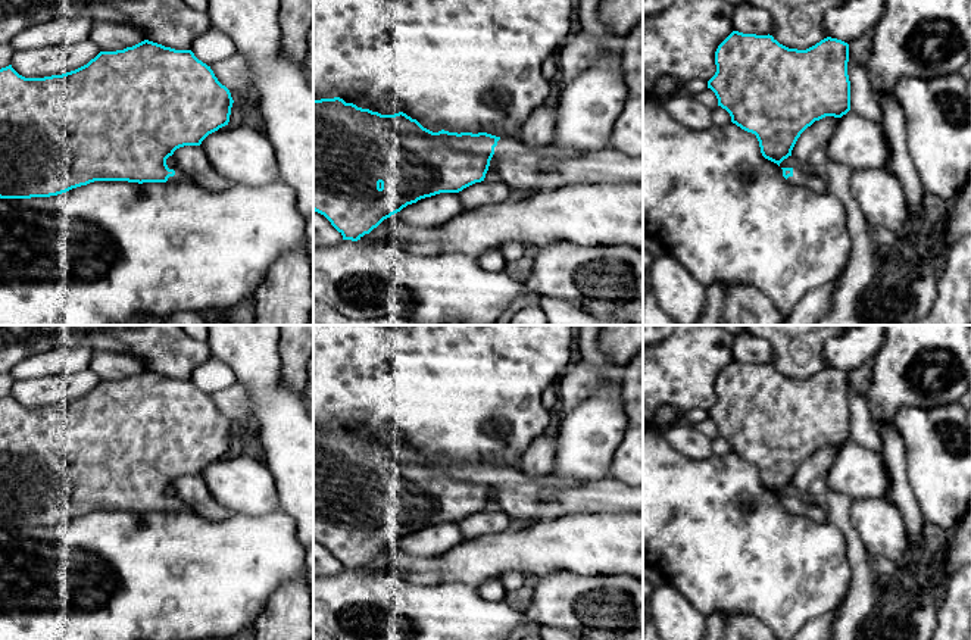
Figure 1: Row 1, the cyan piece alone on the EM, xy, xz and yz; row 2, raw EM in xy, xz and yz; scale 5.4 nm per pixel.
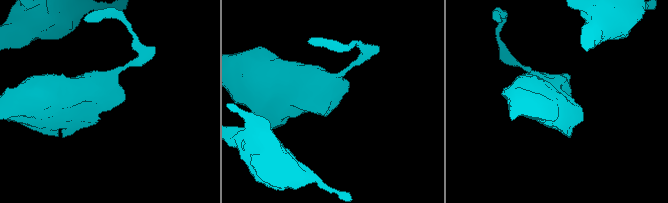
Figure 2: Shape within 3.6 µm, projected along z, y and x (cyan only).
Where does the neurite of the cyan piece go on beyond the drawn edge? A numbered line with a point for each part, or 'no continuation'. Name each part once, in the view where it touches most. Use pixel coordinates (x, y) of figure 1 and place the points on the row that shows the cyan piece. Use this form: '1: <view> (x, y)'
1: xz (520, 166)

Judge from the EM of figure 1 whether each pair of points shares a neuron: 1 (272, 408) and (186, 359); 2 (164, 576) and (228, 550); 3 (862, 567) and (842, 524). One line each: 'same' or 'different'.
1: different
2: same
3: same

